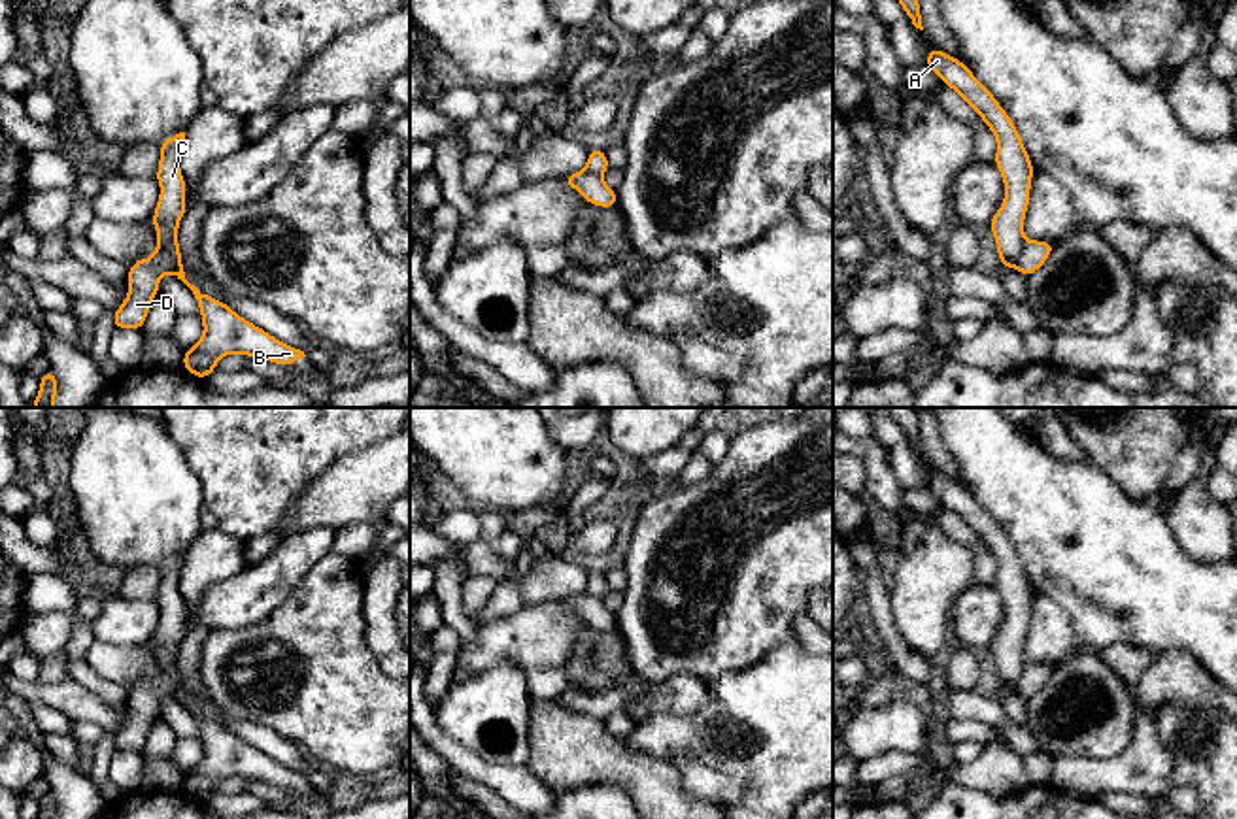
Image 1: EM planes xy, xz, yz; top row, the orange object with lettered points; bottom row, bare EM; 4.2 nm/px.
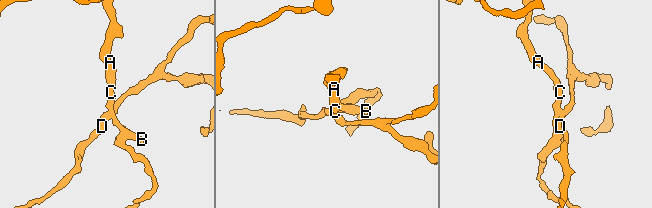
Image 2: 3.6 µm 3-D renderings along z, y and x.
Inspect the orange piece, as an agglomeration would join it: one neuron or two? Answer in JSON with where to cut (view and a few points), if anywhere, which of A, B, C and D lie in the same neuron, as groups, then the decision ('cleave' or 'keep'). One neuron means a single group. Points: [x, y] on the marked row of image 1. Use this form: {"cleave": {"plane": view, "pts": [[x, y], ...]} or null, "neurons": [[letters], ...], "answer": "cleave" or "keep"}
{"cleave": {"plane": "xy", "pts": [[159, 244], [172, 257], [174, 272]]}, "neurons": [["A", "B", "C"], ["D"]], "answer": "cleave"}

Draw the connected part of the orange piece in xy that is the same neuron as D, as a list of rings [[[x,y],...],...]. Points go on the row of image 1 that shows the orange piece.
[[[162,245],[149,259],[140,259],[128,268],[128,294],[115,309],[115,328],[144,328],[149,306],[159,294],[159,281],[164,274],[174,274],[174,257]]]

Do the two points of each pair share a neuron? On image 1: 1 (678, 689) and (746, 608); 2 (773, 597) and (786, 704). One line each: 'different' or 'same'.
1: different
2: different

